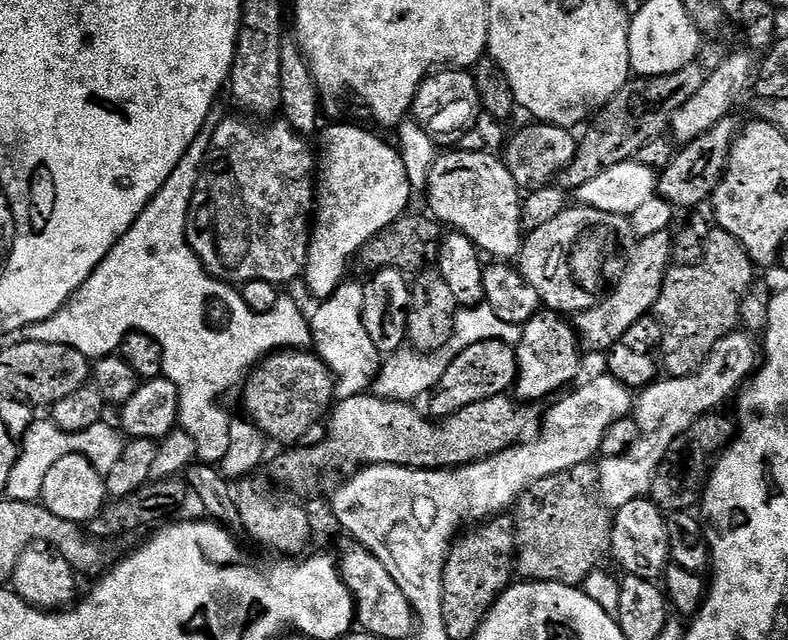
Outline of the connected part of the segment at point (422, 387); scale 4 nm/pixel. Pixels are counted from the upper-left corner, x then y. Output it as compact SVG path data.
M485 302L470 308L460 308L455 316L454 330L451 332L450 341L444 348L440 348L436 353L422 355L416 352L411 345L405 344L397 351L391 352L383 359L380 372L372 387L373 395L385 397L387 400L401 400L404 403L411 403L415 399L433 391L439 385L442 374L450 366L454 358L466 350L469 346L474 346L480 341L500 340L510 345L520 343L523 329L516 324L502 322L493 310Z

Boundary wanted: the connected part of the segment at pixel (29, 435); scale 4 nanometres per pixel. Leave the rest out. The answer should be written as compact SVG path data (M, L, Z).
M36 420L24 432L24 440L19 441L18 455L14 462L14 470L10 470L10 478L6 482L6 490L3 495L9 500L18 502L37 502L42 494L42 482L46 482L46 474L50 474L51 468L62 458L71 456L84 456L98 470L100 476L106 477L110 469L117 464L118 458L122 458L122 450L126 443L125 437L119 431L112 432L108 422L101 422L90 426L90 430L81 432L67 432L57 424Z

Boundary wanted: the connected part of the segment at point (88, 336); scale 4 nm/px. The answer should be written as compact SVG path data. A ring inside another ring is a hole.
M201 134L199 138L192 143L190 150L182 158L182 162L178 162L178 166L174 166L174 174L170 174L170 178L166 178L162 190L158 190L156 197L144 207L142 214L134 222L134 226L130 226L130 230L126 230L126 234L113 246L110 254L106 254L106 258L93 270L90 278L86 278L84 285L64 303L62 310L58 310L58 314L54 314L50 318L46 318L37 324L30 325L26 330L26 336L27 339L33 340L34 342L50 342L51 344L70 346L74 350L81 352L83 356L87 356L89 361L95 362L102 356L113 355L113 353L119 349L120 343L132 332L145 332L146 334L150 334L150 338L154 338L158 342L158 346L162 346L162 350L164 351L164 370L167 379L174 381L180 390L179 427L183 429L183 431L188 432L190 438L194 438L199 459L213 466L218 466L222 462L222 458L226 458L226 450L230 447L230 415L228 416L227 410L220 405L220 399L222 399L236 383L237 387L265 356L271 355L275 351L307 349L312 342L312 328L307 313L305 312L304 314L297 302L288 297L288 294L281 295L274 309L266 311L265 314L258 314L257 311L246 306L245 300L242 299L240 292L233 285L213 280L212 277L209 276L207 270L201 266L200 259L194 254L194 250L188 245L188 239L186 238L186 218L190 210L190 198L194 194L194 186L200 177L200 167L204 165L204 156L207 153L208 136ZM216 303L222 305L228 312L228 328L211 328L211 326L208 325L208 304Z

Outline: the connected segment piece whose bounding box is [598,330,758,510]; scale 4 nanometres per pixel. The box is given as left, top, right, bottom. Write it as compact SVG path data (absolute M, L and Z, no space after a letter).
M737 330L710 350L706 362L694 374L682 378L660 378L643 389L634 400L634 419L640 431L638 442L634 442L626 454L605 456L598 464L598 495L604 507L615 510L626 506L626 502L645 499L651 493L657 472L667 461L674 438L681 436L701 416L719 409L719 404L728 395L731 397L757 368L757 341L748 332Z

